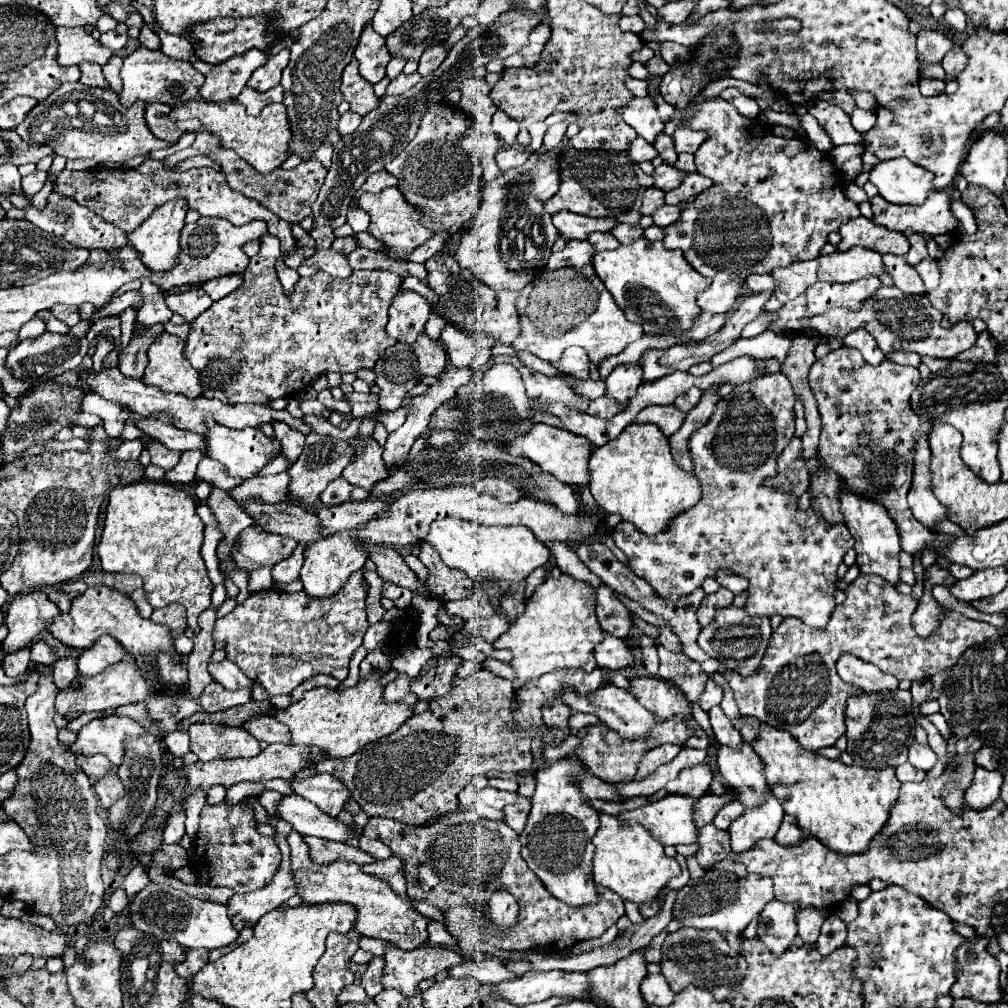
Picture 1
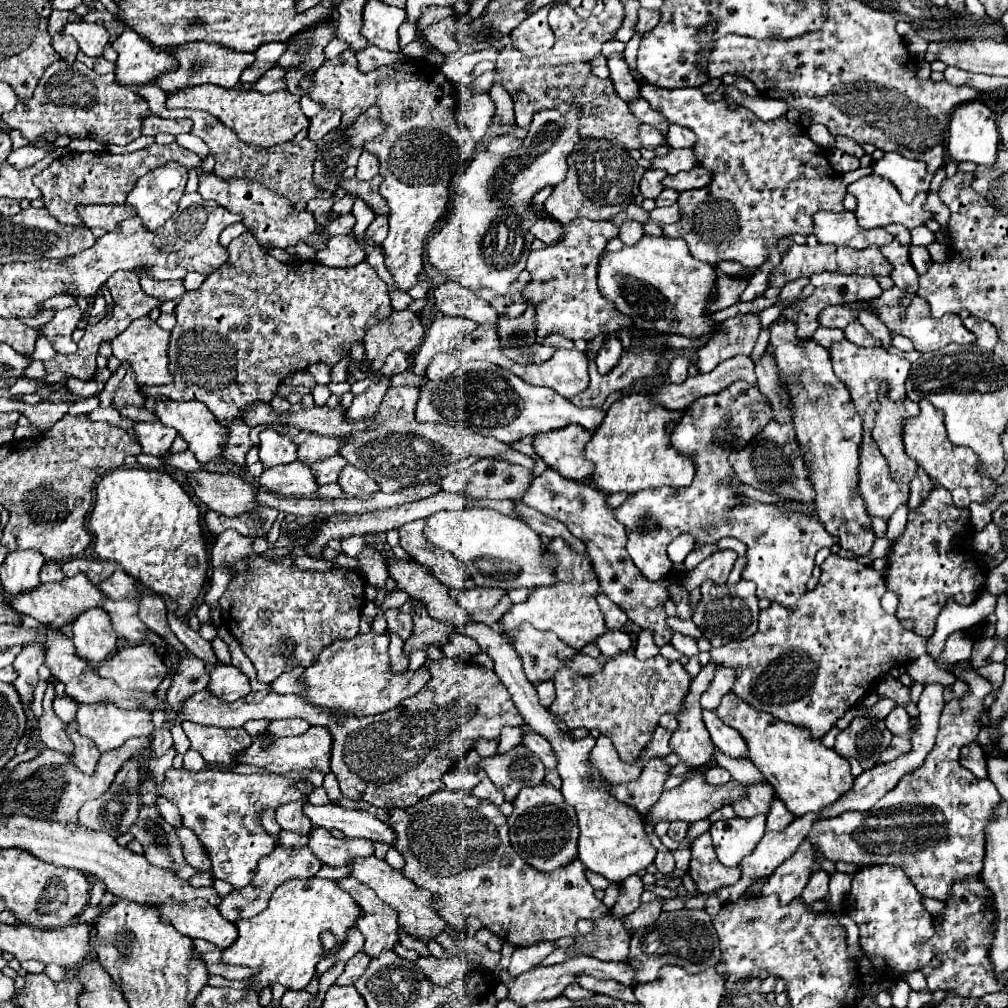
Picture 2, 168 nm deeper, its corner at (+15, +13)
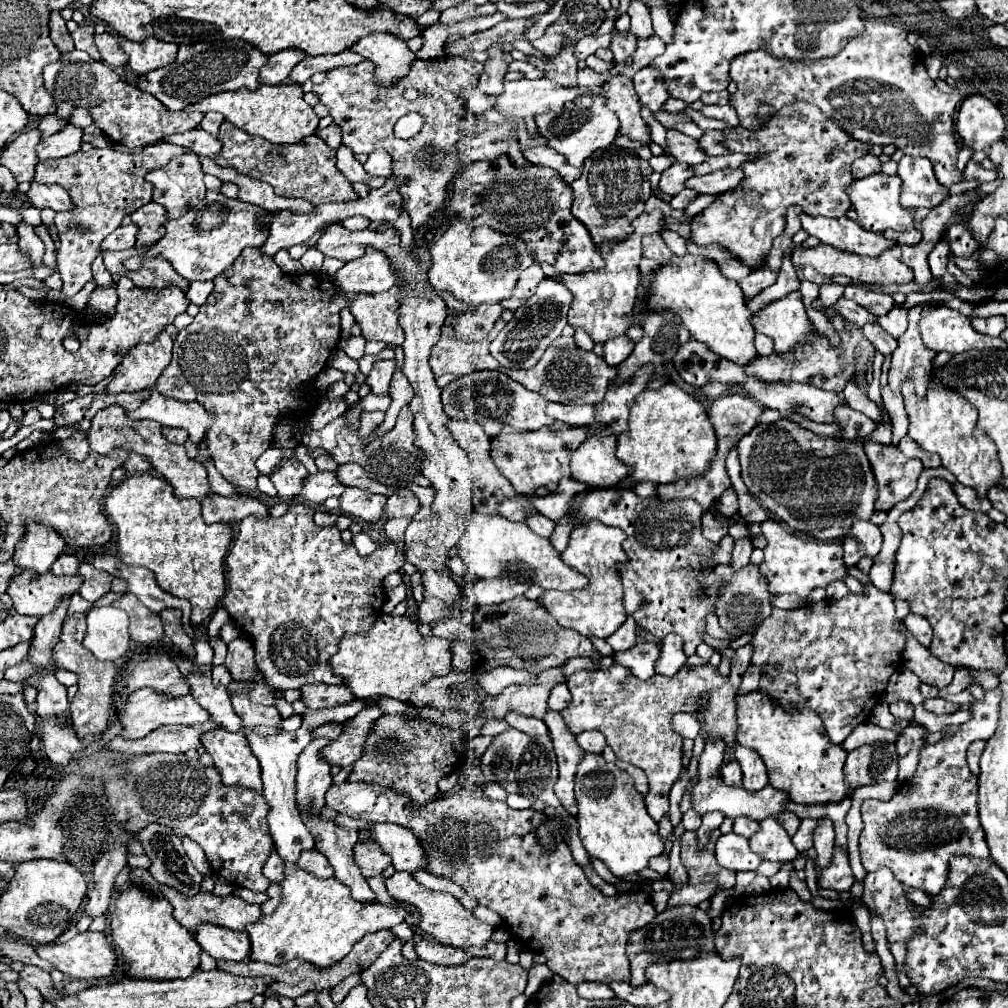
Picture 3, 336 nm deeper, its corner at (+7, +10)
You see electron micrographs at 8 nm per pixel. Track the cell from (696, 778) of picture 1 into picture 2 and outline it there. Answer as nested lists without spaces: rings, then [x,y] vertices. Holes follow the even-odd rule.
[[[710,662],[692,680],[688,696],[682,706],[682,712],[676,718],[680,728],[670,738],[672,754],[676,754],[680,758],[680,762],[688,764],[690,768],[702,768],[712,756],[712,740],[702,722],[702,708],[700,708],[698,700],[700,700],[700,694],[708,688],[714,668],[716,668],[716,664]]]

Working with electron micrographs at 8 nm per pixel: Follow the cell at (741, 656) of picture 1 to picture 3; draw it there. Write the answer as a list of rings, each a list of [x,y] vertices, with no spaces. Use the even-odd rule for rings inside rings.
[[[748,563],[740,571],[734,571],[730,565],[718,565],[716,573],[726,581],[726,589],[720,593],[716,615],[720,619],[720,627],[732,635],[744,635],[748,631],[754,631],[770,613],[770,593],[768,593],[768,581],[764,581],[764,575],[758,573],[758,567]]]

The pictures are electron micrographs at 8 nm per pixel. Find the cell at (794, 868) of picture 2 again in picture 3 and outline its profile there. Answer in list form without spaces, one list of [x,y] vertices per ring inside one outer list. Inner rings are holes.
[[[828,817],[818,819],[818,827],[814,833],[814,847],[818,851],[816,857],[816,869],[826,869],[832,859],[832,847],[834,847],[834,825]]]

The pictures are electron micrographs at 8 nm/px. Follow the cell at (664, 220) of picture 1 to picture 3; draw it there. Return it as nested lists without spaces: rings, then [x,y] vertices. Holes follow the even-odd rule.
[[[684,189],[684,191],[680,191],[680,193],[670,201],[670,205],[672,205],[674,209],[686,209],[696,197],[698,197],[696,191],[692,191],[692,189]]]

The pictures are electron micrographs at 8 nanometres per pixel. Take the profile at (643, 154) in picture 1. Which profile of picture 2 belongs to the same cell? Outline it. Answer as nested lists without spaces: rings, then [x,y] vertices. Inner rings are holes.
[[[642,124],[642,126],[640,126],[638,138],[640,138],[642,146],[648,148],[648,150],[654,150],[656,146],[660,146],[660,144],[666,142],[666,138],[664,138],[656,128],[652,128],[652,126],[648,126],[648,124]]]

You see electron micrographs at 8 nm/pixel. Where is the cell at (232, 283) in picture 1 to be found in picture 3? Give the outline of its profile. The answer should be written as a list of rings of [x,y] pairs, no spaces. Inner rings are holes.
[[[192,281],[190,283],[190,287],[188,287],[188,291],[186,291],[186,297],[194,303],[194,305],[204,305],[204,301],[206,301],[206,297],[210,295],[210,291],[212,291],[212,281]]]

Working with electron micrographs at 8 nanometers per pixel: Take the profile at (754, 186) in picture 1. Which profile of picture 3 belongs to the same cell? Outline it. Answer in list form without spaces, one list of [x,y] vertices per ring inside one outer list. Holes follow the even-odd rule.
[[[796,101],[782,107],[760,131],[734,127],[724,131],[724,135],[724,145],[730,151],[764,153],[766,157],[744,163],[742,171],[746,177],[738,189],[718,195],[716,203],[702,211],[702,217],[694,217],[690,239],[696,245],[720,243],[736,253],[744,265],[758,267],[770,251],[772,241],[784,231],[784,213],[790,205],[800,205],[812,217],[844,217],[852,207],[844,193],[854,181],[850,167],[858,157],[868,155],[870,143],[848,137],[816,105]]]

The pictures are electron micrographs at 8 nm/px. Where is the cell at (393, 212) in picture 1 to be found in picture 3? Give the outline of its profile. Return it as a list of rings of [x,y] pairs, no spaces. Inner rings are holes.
[[[340,147],[338,149],[338,169],[342,171],[342,175],[348,179],[348,181],[362,181],[366,183],[370,189],[376,189],[380,185],[384,185],[384,177],[372,177],[364,171],[362,163],[354,157],[354,153],[348,149],[348,147]]]

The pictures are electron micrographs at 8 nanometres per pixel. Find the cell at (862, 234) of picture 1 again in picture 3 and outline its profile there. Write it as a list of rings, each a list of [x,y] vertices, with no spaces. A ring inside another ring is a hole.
[[[800,213],[800,221],[802,221],[802,229],[808,235],[814,235],[822,243],[836,247],[840,251],[878,257],[880,253],[896,245],[894,241],[886,239],[882,233],[866,231],[848,217],[828,219],[828,217],[808,217],[806,213]]]

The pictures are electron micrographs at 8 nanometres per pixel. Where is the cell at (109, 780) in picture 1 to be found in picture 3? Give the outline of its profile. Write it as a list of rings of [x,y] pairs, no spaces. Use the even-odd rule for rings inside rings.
[[[74,613],[64,621],[60,641],[52,653],[52,663],[58,669],[72,671],[78,675],[78,693],[70,701],[70,717],[72,717],[72,727],[78,737],[84,737],[88,733],[102,733],[108,727],[110,721],[110,709],[112,709],[112,687],[114,679],[118,675],[118,665],[112,661],[98,661],[84,645],[84,633],[86,633],[86,615],[84,613]]]

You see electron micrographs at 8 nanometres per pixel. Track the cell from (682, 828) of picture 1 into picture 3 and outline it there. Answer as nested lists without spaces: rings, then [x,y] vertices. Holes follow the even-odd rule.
[[[716,741],[716,745],[706,745],[704,753],[700,755],[700,767],[698,767],[700,781],[694,787],[694,791],[692,791],[692,805],[694,805],[694,809],[700,815],[704,815],[708,811],[722,811],[730,819],[748,817],[748,819],[754,819],[754,821],[762,821],[764,817],[778,817],[780,813],[786,811],[786,805],[790,801],[788,793],[784,793],[780,789],[774,789],[772,785],[768,785],[762,791],[752,795],[752,793],[748,793],[742,787],[738,787],[738,789],[736,787],[728,787],[724,781],[720,781],[716,777],[716,773],[720,769],[722,761],[724,761],[724,745],[720,745],[720,741]]]

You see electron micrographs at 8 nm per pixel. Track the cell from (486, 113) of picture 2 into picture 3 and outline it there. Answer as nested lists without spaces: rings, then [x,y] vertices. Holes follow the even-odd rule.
[[[492,45],[488,49],[489,59],[484,63],[484,71],[479,78],[477,88],[486,91],[492,98],[497,98],[504,85],[504,76],[507,71],[507,63],[504,61],[504,52],[500,47]]]

